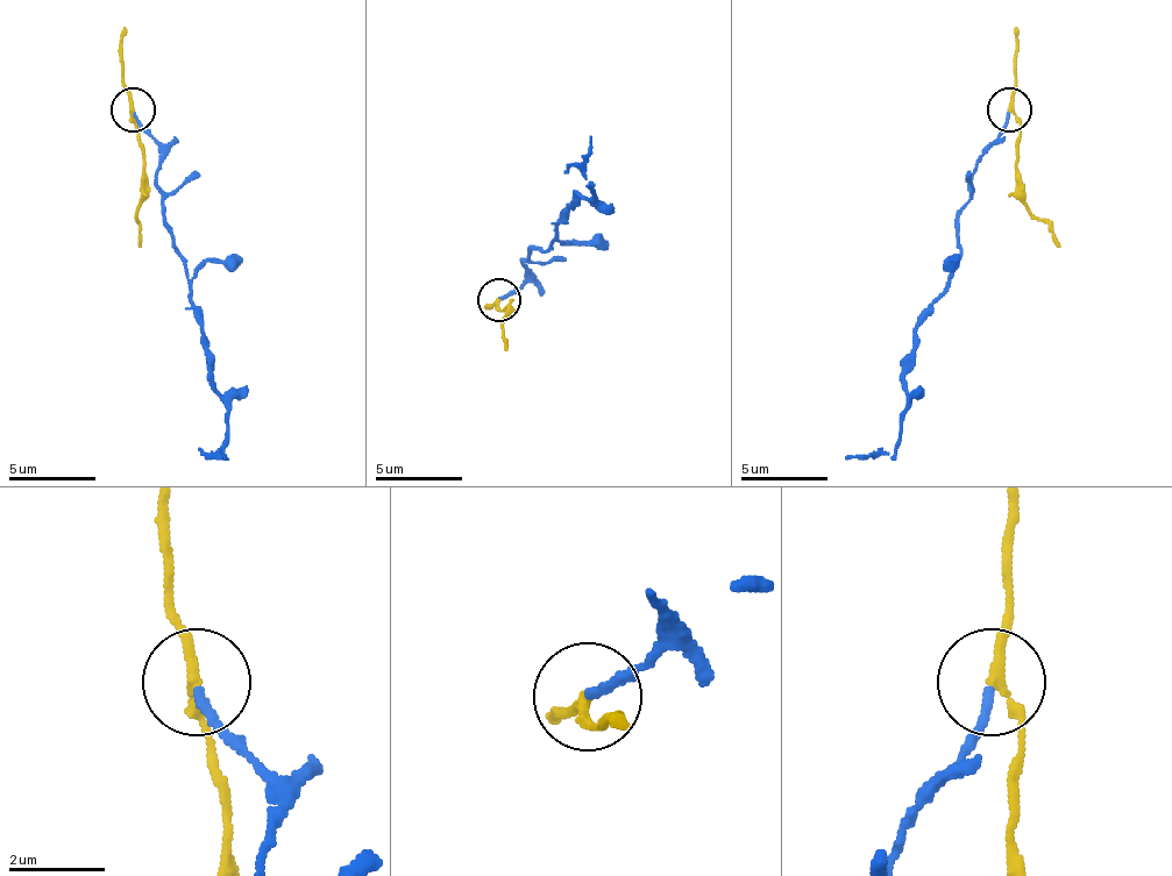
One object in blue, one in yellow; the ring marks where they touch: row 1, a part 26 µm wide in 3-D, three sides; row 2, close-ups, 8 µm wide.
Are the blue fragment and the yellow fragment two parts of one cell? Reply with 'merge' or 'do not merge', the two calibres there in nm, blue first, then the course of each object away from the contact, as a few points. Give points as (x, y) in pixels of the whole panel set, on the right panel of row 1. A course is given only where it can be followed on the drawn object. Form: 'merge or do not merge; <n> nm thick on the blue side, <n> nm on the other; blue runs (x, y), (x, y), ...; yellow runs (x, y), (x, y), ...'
do not merge; 190 nm thick on the blue side, 200 nm on the other; blue runs (1008, 111), (1003, 133), (981, 154), (946, 294), (916, 329), (903, 377), (903, 434), (889, 451), (846, 460); yellow runs (1008, 111), (1021, 128), (1016, 198), (1060, 246)

